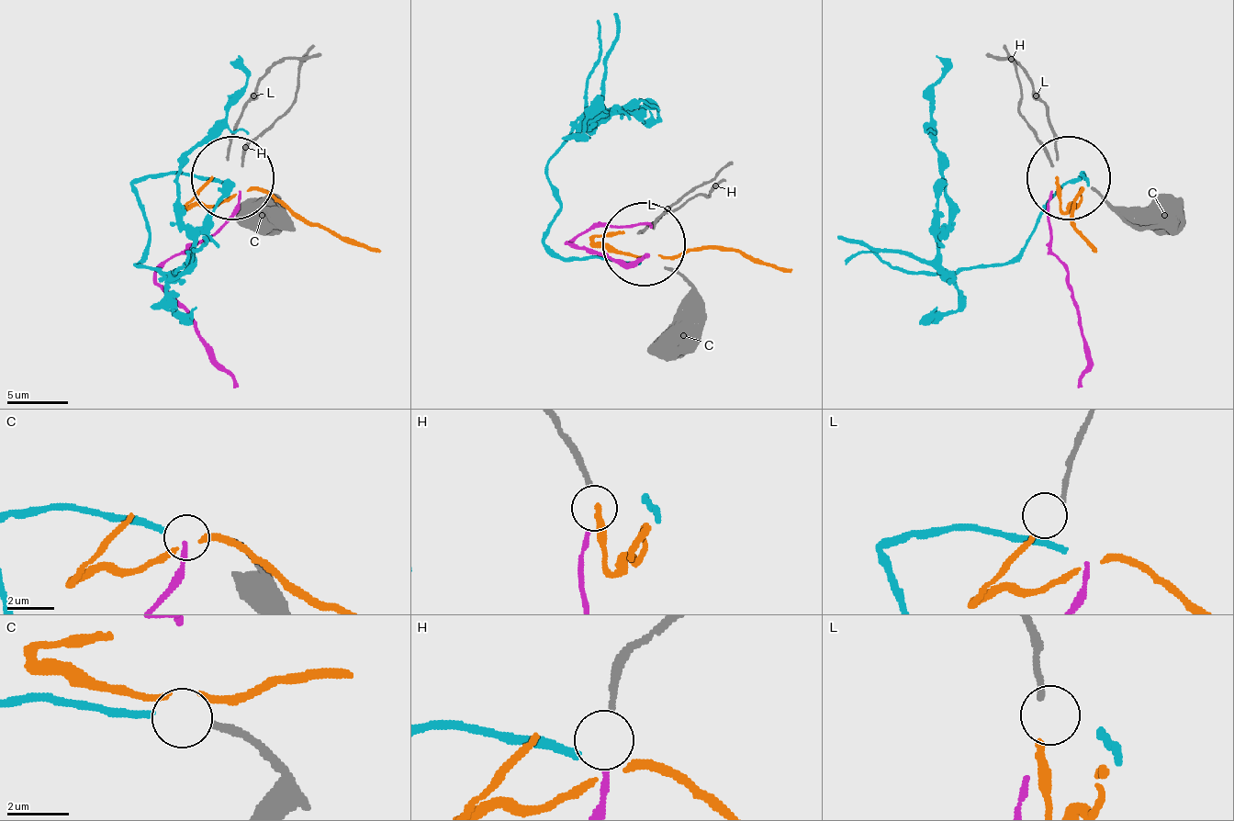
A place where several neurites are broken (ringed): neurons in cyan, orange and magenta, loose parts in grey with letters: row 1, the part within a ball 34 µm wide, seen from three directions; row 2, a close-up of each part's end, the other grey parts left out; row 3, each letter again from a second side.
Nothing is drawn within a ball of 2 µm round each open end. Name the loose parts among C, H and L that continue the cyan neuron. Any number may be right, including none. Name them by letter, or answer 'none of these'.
none of these

